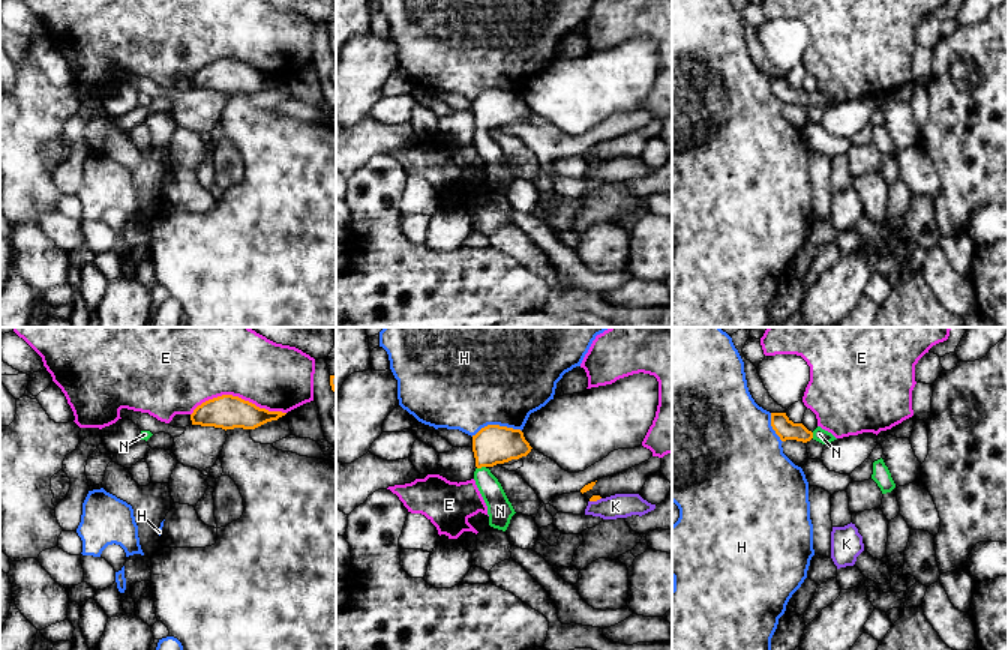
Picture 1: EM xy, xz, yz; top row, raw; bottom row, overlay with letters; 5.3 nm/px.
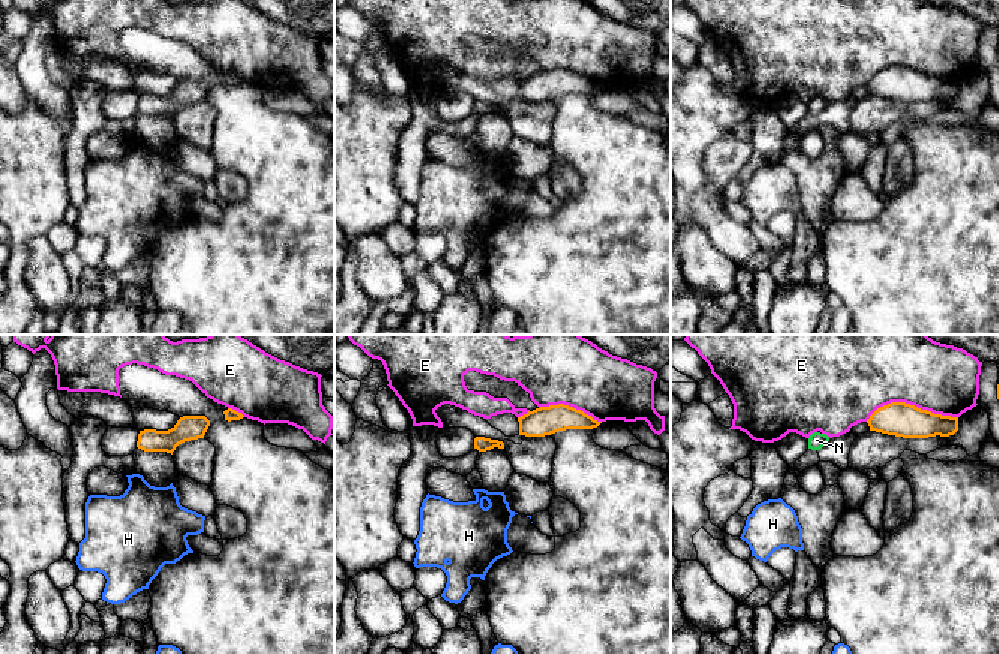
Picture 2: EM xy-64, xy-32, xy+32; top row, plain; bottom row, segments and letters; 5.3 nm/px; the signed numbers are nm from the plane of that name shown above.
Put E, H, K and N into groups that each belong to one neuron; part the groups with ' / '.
E / H / K / N

